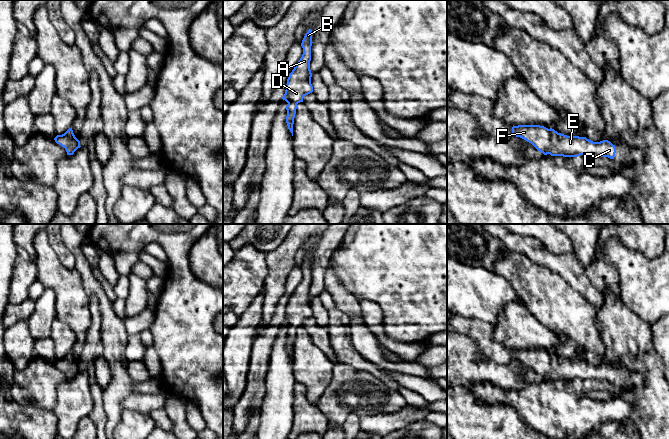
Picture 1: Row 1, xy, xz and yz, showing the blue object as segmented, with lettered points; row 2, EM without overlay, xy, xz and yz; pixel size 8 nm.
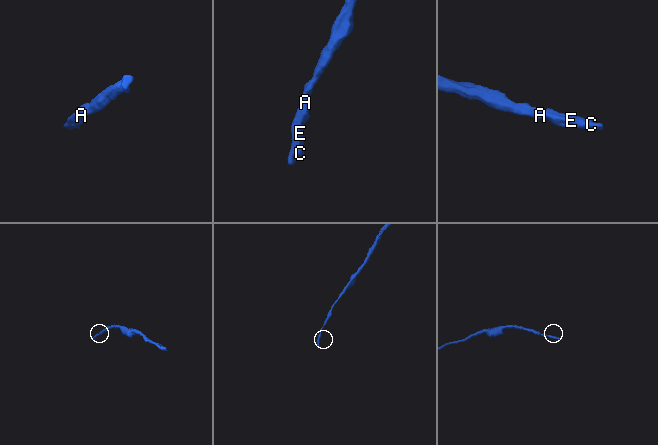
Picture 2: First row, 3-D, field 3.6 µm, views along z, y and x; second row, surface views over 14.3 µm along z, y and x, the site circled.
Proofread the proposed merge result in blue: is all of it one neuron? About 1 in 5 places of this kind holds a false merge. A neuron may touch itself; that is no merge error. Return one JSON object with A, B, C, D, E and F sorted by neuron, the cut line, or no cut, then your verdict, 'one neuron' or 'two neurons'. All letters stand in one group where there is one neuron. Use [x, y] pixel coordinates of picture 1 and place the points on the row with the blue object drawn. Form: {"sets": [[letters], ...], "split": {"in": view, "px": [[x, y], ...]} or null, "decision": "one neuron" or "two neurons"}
{"sets": [["A", "B", "C", "D", "E", "F"]], "split": null, "decision": "one neuron"}

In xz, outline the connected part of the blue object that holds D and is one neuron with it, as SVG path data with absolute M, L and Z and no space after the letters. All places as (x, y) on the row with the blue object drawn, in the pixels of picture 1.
M309 29L301 43L303 48L302 57L289 74L285 94L282 97L288 103L286 106L286 123L292 136L297 104L303 102L303 98L313 92L311 84L312 73L310 70L312 43L312 30Z

